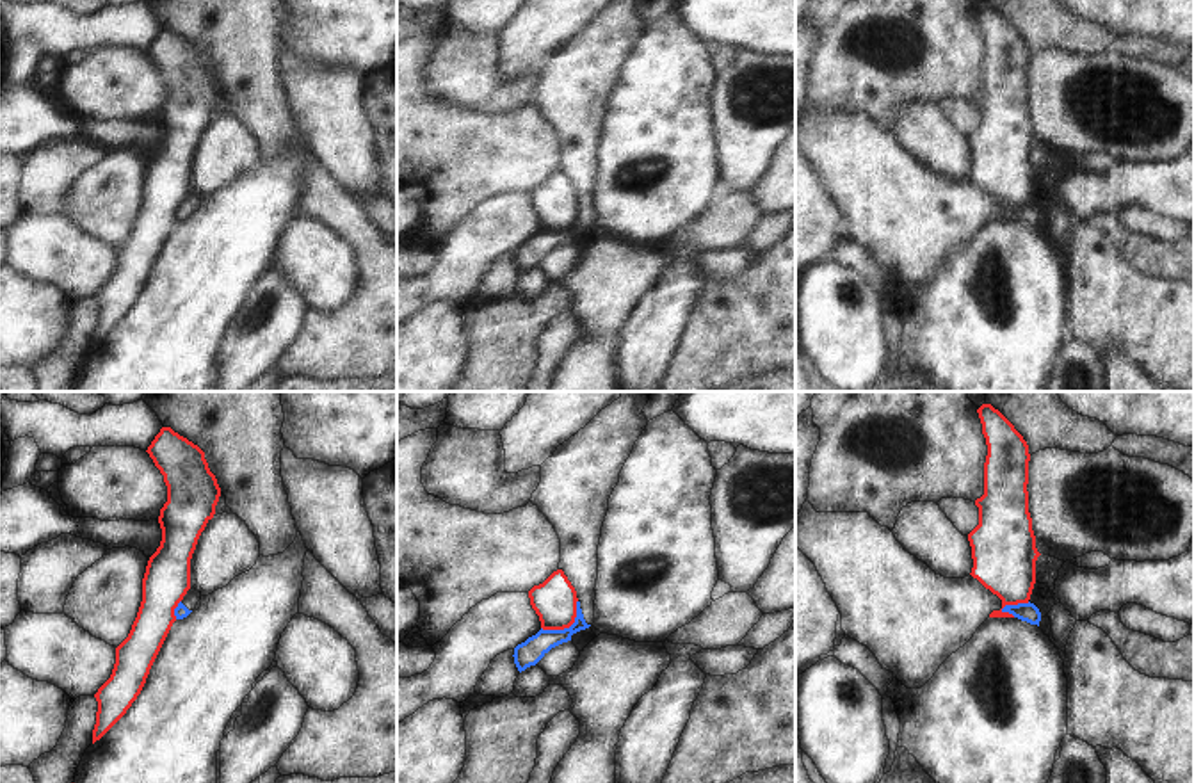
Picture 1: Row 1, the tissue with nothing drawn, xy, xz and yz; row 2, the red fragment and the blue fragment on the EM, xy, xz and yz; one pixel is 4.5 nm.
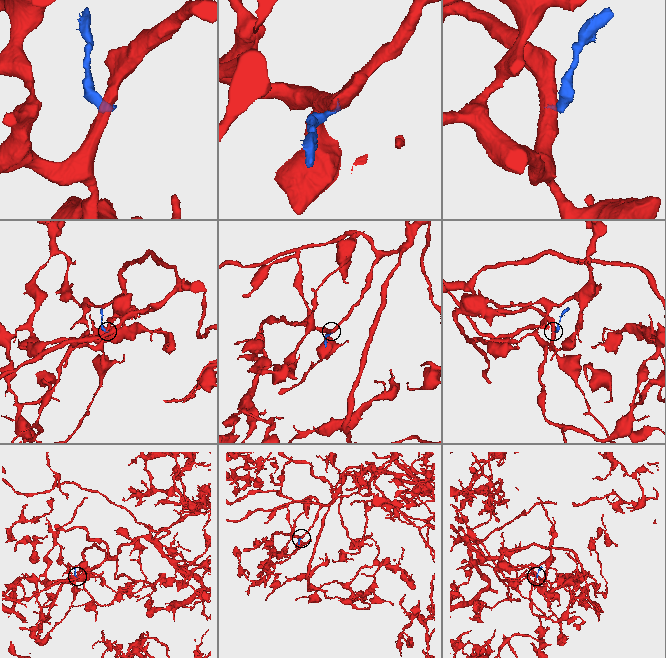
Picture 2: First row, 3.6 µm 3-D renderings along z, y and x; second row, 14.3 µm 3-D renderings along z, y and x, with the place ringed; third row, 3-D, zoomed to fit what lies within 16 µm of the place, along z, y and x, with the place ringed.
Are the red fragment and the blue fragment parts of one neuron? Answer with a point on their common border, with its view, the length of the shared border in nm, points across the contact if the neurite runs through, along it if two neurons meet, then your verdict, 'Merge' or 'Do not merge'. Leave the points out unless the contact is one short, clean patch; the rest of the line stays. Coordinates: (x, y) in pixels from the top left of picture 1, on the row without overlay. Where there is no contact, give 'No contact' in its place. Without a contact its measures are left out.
Touches red at xz (568, 228). Shared border 220 nm. Boundary: xz (577, 201), (577, 217), (568, 228), (541, 230). Do not merge.

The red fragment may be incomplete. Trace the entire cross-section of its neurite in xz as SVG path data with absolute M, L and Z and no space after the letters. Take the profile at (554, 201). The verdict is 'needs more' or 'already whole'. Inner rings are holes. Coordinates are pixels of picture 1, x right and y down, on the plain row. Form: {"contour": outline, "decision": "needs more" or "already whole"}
{"contour": "M562 171L553 173L543 185L528 192L530 206L543 231L564 231L577 219L577 192Z", "decision": "already whole"}

